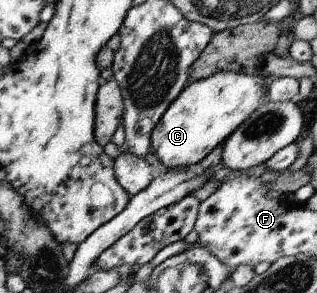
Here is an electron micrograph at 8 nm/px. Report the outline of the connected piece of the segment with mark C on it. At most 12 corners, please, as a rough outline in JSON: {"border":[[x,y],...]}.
{"border":[[261,73],[187,84],[150,135],[198,167],[266,99]]}

